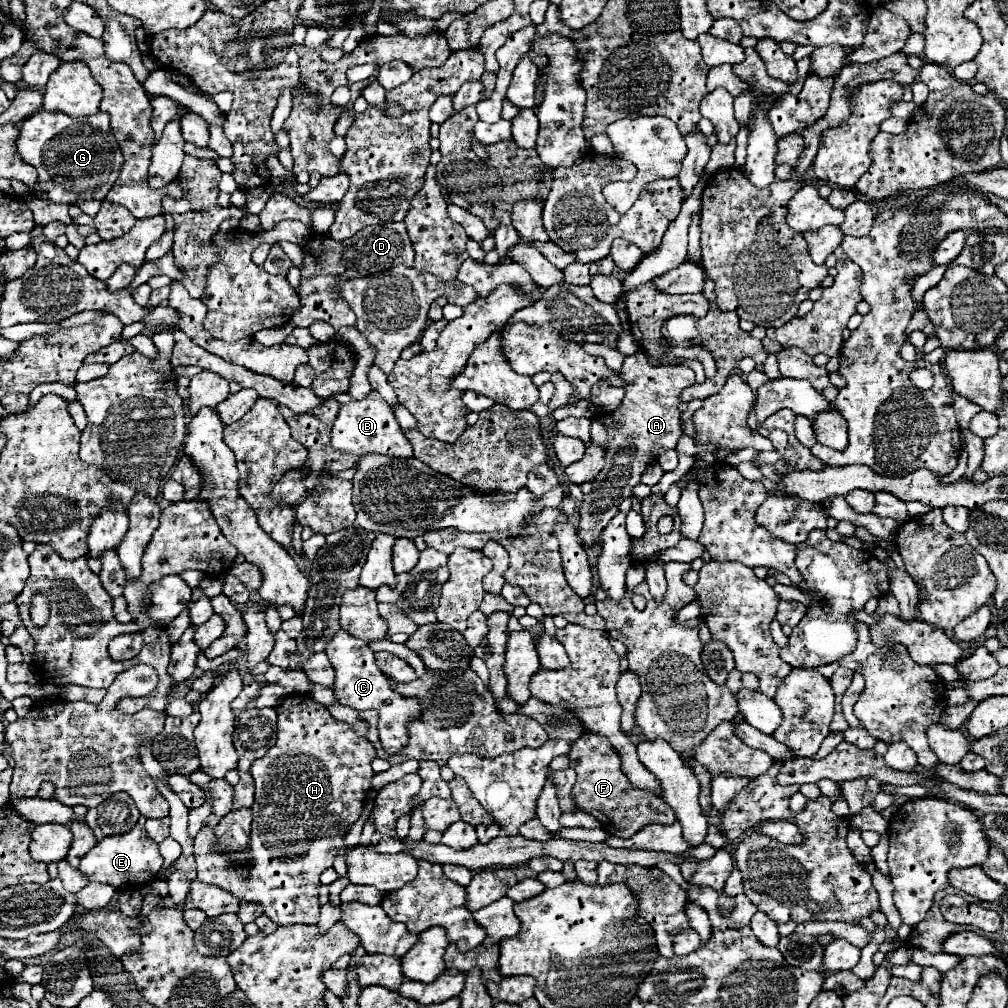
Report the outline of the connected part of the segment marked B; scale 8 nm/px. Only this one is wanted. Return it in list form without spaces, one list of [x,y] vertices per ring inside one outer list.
[[[370,392],[360,402],[350,402],[340,406],[340,414],[332,428],[332,446],[340,452],[352,452],[352,454],[384,454],[384,456],[396,456],[396,458],[410,458],[412,456],[412,444],[402,434],[402,428],[396,422],[396,416],[392,408],[388,408],[386,400],[378,392]]]

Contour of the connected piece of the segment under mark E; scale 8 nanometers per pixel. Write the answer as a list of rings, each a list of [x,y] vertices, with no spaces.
[[[136,824],[130,832],[120,836],[106,836],[100,840],[80,862],[80,870],[88,876],[90,882],[106,882],[114,886],[118,892],[120,888],[130,888],[132,891],[139,889],[157,875],[163,864],[159,847],[152,842],[145,828]]]

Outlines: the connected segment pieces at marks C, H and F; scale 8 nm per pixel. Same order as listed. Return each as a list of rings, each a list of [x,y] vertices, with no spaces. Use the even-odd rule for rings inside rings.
[[[338,630],[332,640],[326,644],[324,650],[330,658],[330,664],[336,672],[334,678],[334,698],[342,704],[342,706],[350,706],[354,710],[376,710],[378,712],[378,736],[382,742],[382,748],[388,756],[398,754],[406,744],[408,744],[408,724],[410,720],[418,720],[420,718],[420,702],[418,698],[406,698],[402,694],[398,694],[390,680],[378,672],[376,662],[374,662],[374,652],[368,648],[368,642],[358,640],[354,636],[350,636],[346,630]]]
[[[308,694],[286,696],[278,706],[278,740],[266,752],[266,756],[258,758],[250,768],[252,778],[256,782],[256,800],[252,804],[252,834],[248,853],[254,858],[244,866],[231,864],[231,857],[238,856],[240,852],[214,852],[212,850],[214,832],[212,828],[202,826],[202,830],[194,838],[198,880],[230,890],[236,898],[260,902],[264,914],[272,918],[278,926],[318,922],[320,874],[326,868],[332,868],[332,860],[336,856],[344,857],[347,875],[352,884],[368,884],[378,888],[380,892],[394,892],[396,888],[402,888],[408,880],[414,880],[418,864],[416,858],[412,858],[410,854],[402,852],[396,858],[390,854],[378,854],[365,846],[363,848],[360,843],[357,844],[360,846],[348,847],[343,842],[350,826],[354,824],[354,818],[360,818],[366,794],[372,788],[374,778],[370,766],[372,758],[376,758],[376,748],[372,748],[372,744],[364,736],[358,736],[346,722],[334,720],[330,712],[312,696]]]
[[[582,734],[574,746],[572,752],[568,754],[570,766],[576,770],[576,784],[572,788],[572,798],[576,800],[578,808],[582,812],[588,812],[596,816],[598,812],[606,818],[602,820],[602,826],[618,838],[632,838],[634,832],[648,824],[674,824],[676,814],[668,804],[658,798],[650,796],[650,792],[644,790],[634,790],[632,784],[628,784],[628,778],[624,776],[620,768],[620,756],[616,756],[616,750],[604,740],[604,736],[596,734]]]

